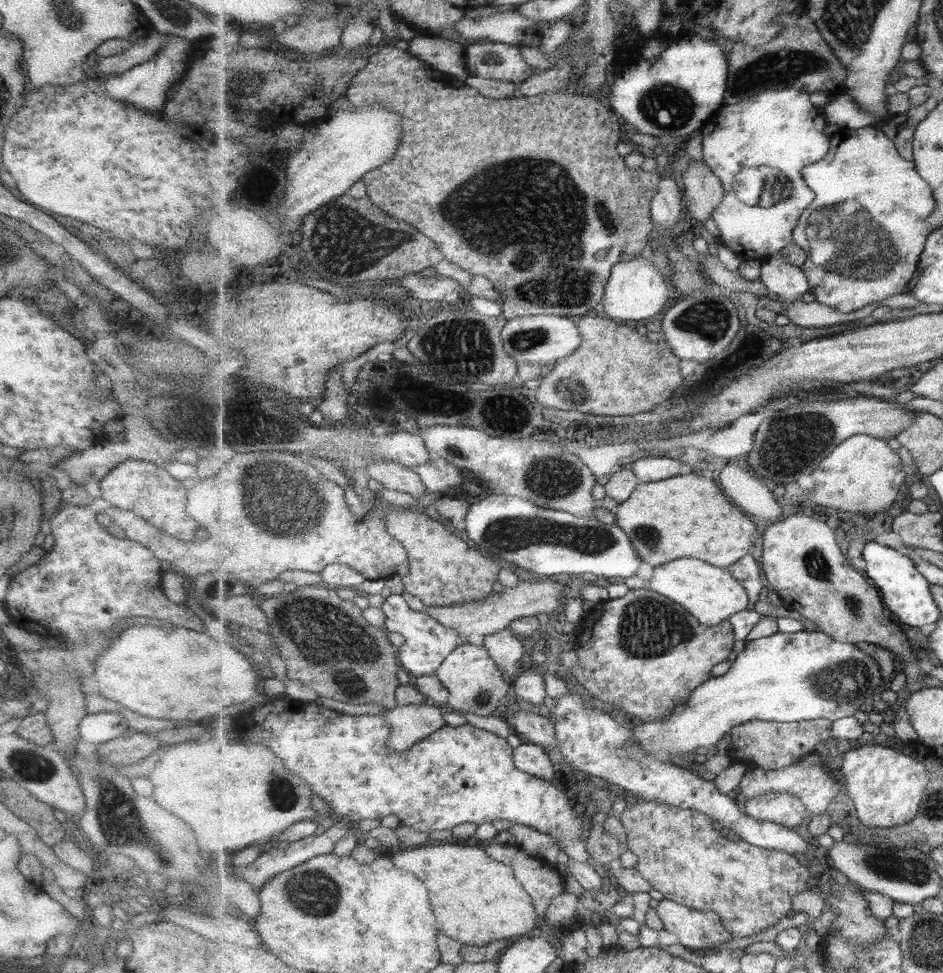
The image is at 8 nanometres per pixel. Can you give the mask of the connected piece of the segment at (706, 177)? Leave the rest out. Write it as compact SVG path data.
M691 161L683 174L686 206L690 214L702 223L712 218L713 212L724 201L726 190L720 178L703 161Z

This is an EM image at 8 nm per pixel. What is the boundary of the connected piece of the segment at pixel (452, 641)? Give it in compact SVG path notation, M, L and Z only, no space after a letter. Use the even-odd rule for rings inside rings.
M392 594L387 597L383 602L382 609L387 616L385 629L397 632L404 637L405 642L398 648L402 667L416 677L435 676L449 654L458 646L466 644L456 630L447 628L427 612L413 610L402 594Z

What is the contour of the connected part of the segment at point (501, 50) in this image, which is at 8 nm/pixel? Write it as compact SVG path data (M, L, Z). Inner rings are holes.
M472 42L466 49L470 76L506 80L518 85L532 78L538 70L525 62L519 46L507 43Z

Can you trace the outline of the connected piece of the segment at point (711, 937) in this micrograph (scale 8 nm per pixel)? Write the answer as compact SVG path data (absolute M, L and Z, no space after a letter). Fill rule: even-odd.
M663 899L656 912L664 929L674 933L678 942L692 949L712 948L731 940L732 934L725 928L721 915L712 911L699 911L676 901Z

